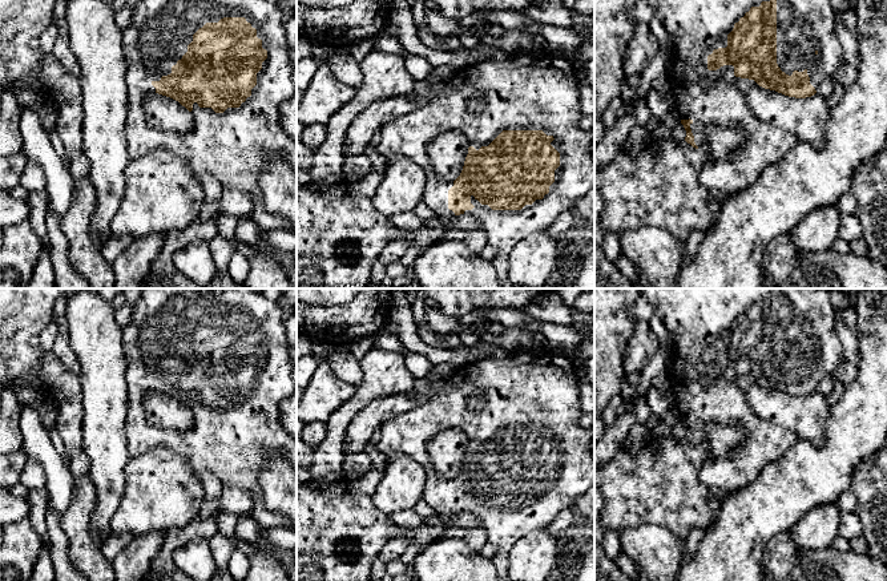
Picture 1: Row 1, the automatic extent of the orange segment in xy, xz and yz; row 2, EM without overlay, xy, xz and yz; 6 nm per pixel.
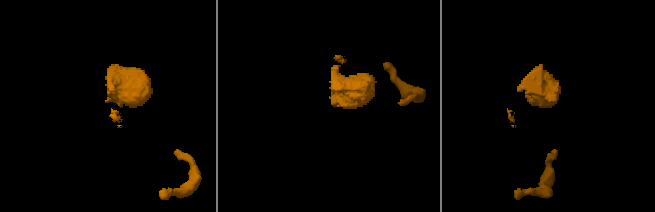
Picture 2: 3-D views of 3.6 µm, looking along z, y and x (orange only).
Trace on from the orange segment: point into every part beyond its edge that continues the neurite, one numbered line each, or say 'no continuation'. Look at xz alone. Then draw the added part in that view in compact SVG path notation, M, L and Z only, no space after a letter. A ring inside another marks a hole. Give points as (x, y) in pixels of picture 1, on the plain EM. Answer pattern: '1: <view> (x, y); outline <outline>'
1: xz (527, 388); outline M520 350L520 351L512 351L505 358L483 358L483 359L475 359L471 363L465 363L461 366L457 366L453 375L442 386L440 390L438 390L434 396L424 403L423 406L416 406L390 420L383 423L380 425L382 428L382 436L379 441L376 443L376 449L384 453L388 459L394 459L396 456L411 456L414 460L416 460L426 472L426 485L423 489L423 500L428 503L428 505L435 511L435 513L440 516L451 516L455 513L452 508L448 507L448 488L453 484L453 479L443 479L440 477L436 471L432 467L431 457L427 451L427 443L438 433L447 431L449 428L459 428L461 429L469 444L473 444L476 448L479 448L481 444L488 444L503 428L543 428L547 433L552 433L555 437L551 440L551 443L560 451L560 464L555 468L555 480L549 484L549 491L544 493L543 497L536 497L532 503L525 503L521 508L492 508L488 503L481 503L473 493L471 493L471 501L475 504L472 508L465 508L464 512L472 513L476 517L481 520L480 528L483 528L487 533L487 542L491 545L495 545L497 548L497 552L495 557L492 558L492 562L495 564L499 577L501 581L512 581L508 576L508 554L512 548L512 545L521 538L523 536L537 530L537 529L545 529L555 516L560 513L561 511L569 509L570 505L580 499L594 483L594 456L592 455L592 441L594 439L593 428L582 428L580 425L580 417L582 416L581 408L580 408L580 379L577 376L578 363L572 358L570 354L564 352L556 352L556 351L528 351L528 350Z

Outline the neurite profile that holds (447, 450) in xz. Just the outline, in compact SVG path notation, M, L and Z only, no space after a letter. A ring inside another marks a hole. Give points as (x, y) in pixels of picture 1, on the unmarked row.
M449 428L435 435L427 443L427 451L436 473L443 479L455 479L468 452L468 439L459 428Z

